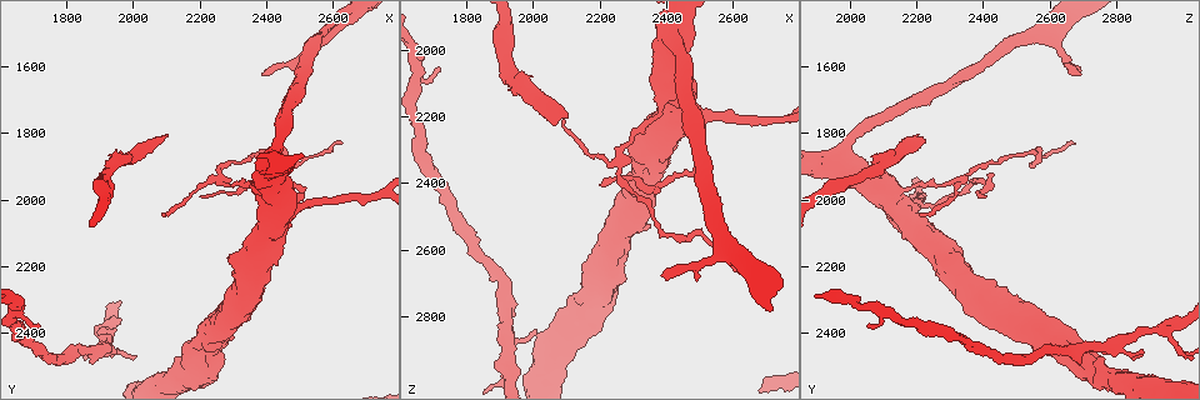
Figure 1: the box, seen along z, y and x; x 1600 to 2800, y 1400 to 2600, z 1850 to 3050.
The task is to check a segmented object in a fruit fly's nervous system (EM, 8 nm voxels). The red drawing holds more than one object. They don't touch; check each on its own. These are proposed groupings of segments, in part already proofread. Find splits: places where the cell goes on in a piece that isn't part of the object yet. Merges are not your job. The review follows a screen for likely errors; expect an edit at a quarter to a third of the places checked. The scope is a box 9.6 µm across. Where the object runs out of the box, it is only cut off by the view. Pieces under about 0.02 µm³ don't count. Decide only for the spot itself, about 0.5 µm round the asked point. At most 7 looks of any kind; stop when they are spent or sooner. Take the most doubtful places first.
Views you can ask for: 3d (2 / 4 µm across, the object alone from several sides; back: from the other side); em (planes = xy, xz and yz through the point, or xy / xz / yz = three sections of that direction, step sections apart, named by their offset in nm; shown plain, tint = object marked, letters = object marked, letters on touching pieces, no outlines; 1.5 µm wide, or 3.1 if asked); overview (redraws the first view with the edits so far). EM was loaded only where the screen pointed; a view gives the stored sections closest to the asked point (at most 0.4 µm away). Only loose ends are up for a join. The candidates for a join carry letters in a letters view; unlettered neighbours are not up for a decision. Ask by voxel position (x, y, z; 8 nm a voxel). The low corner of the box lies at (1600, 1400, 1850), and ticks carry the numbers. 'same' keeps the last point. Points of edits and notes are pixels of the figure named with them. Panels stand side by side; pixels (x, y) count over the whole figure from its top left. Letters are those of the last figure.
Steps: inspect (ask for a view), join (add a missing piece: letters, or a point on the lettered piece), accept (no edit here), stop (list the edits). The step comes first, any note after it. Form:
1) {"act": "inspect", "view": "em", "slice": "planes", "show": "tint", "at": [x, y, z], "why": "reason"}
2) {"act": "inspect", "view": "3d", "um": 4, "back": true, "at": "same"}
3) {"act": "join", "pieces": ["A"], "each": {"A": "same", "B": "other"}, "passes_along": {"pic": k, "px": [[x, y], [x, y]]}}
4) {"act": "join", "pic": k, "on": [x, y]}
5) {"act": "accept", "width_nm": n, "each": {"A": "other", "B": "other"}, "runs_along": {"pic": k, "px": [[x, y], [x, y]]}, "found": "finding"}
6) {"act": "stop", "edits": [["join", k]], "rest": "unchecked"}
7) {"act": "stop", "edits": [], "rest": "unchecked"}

{"act": "inspect", "view": "em", "slice": "planes", "show": "letters", "at": [2100, 1800, 2210], "why": "end of a long branch"}

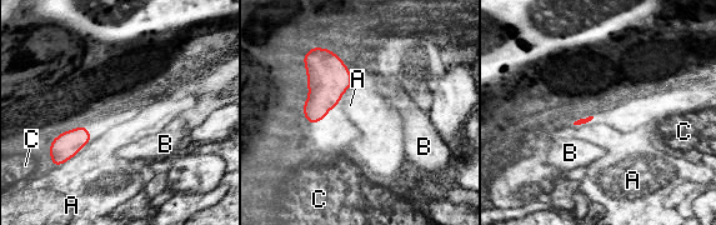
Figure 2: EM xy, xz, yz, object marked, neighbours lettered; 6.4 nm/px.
{"act": "accept", "each": {"A": "other", "B": "other", "C": "other"}, "border": {"pic": 2, "px": [[79, 151], [54, 168]]}, "found": "none of them fits"}

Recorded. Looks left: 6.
{"act": "inspect", "view": "3d", "um": 2, "at": [2630, 1820, 2660], "why": "long arm stops here"}

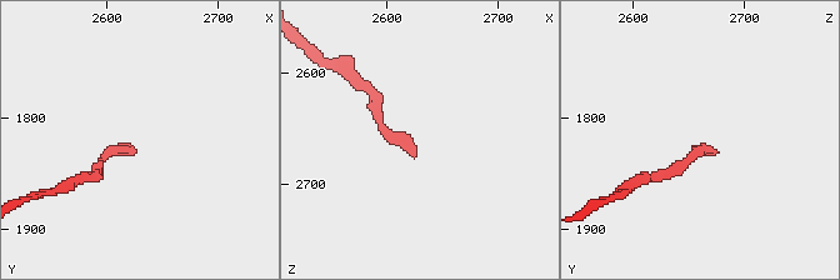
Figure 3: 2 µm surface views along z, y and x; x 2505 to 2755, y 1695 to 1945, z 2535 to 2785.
{"act": "inspect", "view": "em", "slice": "yz", "step": 4, "show": "tint", "at": [2628, 1828, 2672], "why": "need the tissue"}

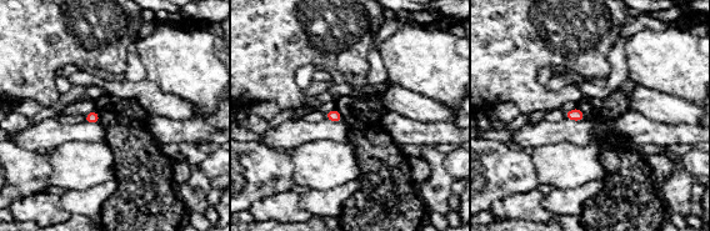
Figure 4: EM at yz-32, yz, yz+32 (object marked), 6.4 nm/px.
{"act": "inspect", "view": "em", "slice": "planes", "show": "letters", "at": "same"}

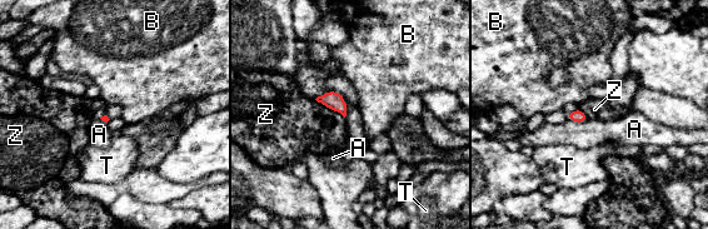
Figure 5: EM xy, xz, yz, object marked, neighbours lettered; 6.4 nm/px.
{"act": "accept", "each": {"A": "other", "B": "other", "T": "other", "Z": "other"}, "border": {"pic": 5, "px": [[314, 99], [337, 110], [344, 118]]}, "found": "no lettered piece goes on from it"}

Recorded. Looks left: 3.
{"act": "inspect", "view": "3d", "um": 4, "at": [1720, 2370, 2060], "why": "branch stops here"}

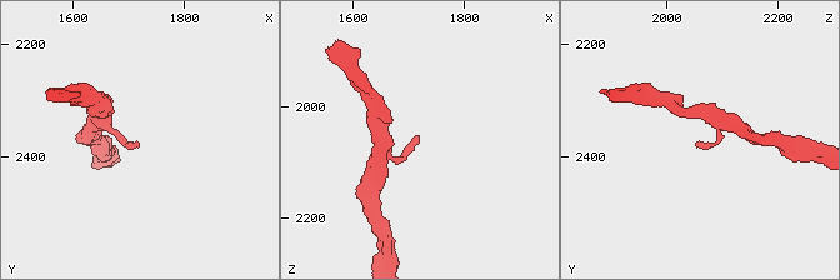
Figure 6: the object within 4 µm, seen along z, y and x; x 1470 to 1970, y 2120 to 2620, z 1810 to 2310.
{"act": "inspect", "view": "em", "slice": "planes", "show": "plain", "at": [1720, 2375, 2055], "why": "need the tissue"}

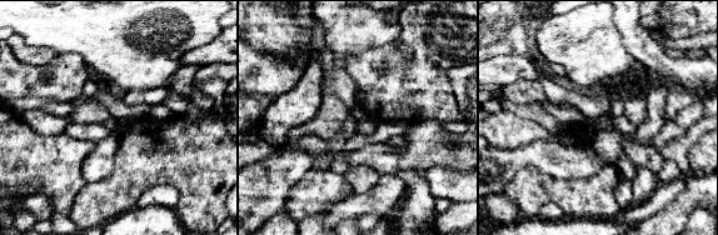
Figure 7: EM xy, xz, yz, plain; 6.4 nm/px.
{"act": "inspect", "view": "em", "slice": "planes", "show": "letters", "at": "same"}

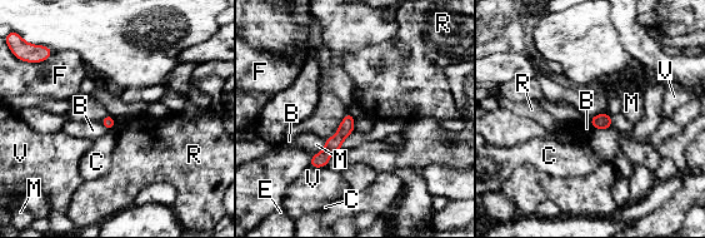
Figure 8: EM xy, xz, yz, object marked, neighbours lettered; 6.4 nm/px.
{"act": "accept", "each": {"B": "other", "C": "other", "E": "other", "F": "other", "M": "other", "R": "other", "V": "other"}, "border": {"pic": 8, "px": [[588, 119], [594, 129]]}, "found": "no lettered piece goes on from it"}

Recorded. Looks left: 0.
{"act": "stop", "edits": [], "rest": "unchecked"}

